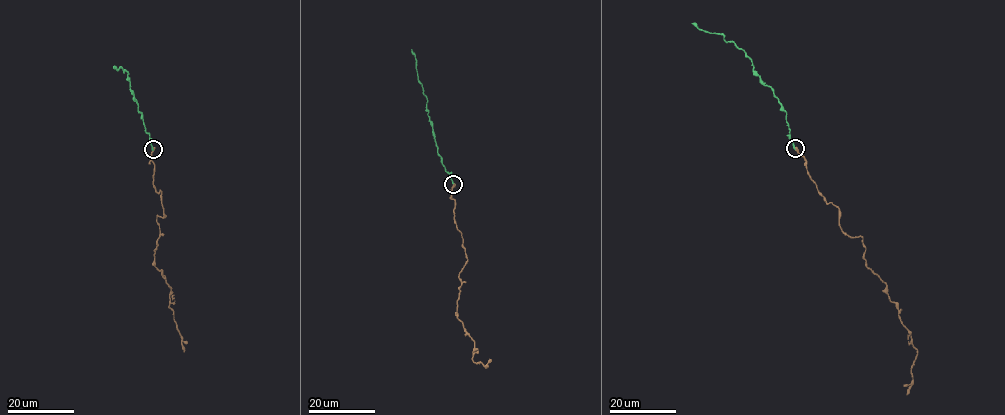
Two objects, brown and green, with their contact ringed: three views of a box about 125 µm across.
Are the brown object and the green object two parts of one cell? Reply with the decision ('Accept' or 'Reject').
Accept

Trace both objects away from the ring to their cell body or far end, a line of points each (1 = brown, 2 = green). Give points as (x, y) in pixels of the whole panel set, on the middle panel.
1: (453, 183), (454, 222), (468, 259), (459, 274), (457, 317), (474, 341), (472, 359), (485, 368), (488, 365)
2: (453, 183), (437, 152), (426, 108), (427, 99), (411, 49)

